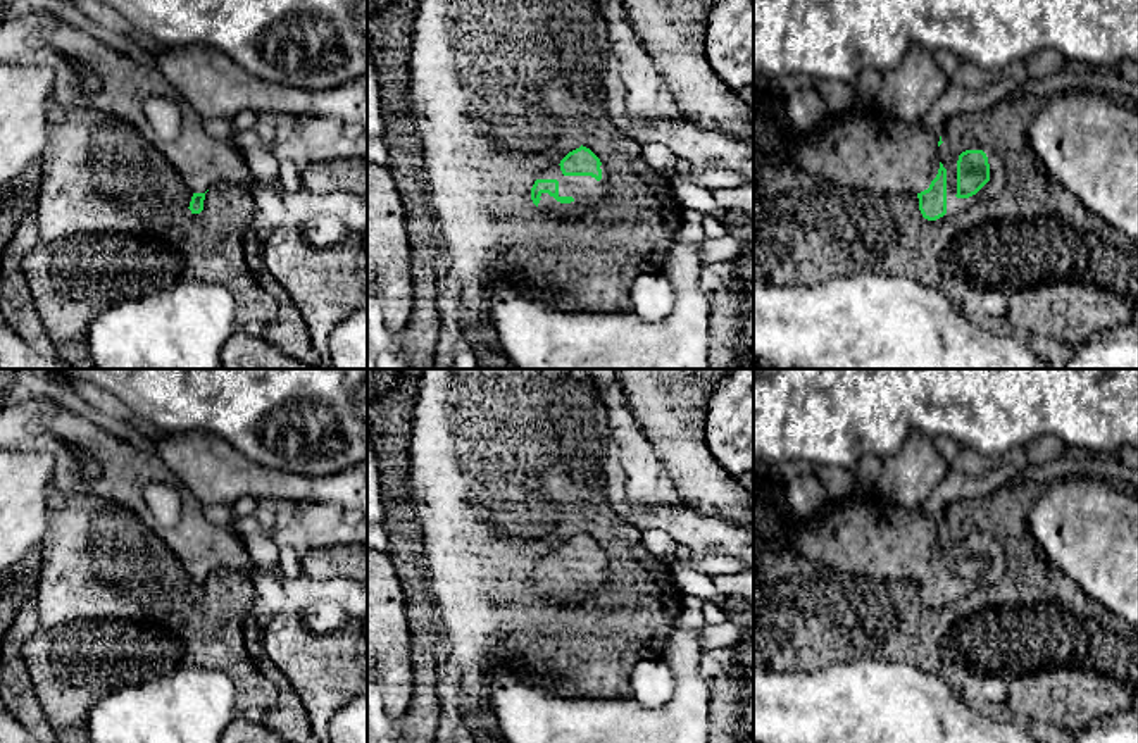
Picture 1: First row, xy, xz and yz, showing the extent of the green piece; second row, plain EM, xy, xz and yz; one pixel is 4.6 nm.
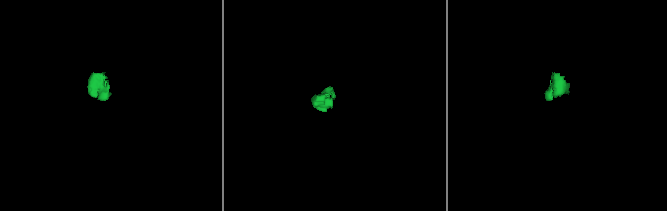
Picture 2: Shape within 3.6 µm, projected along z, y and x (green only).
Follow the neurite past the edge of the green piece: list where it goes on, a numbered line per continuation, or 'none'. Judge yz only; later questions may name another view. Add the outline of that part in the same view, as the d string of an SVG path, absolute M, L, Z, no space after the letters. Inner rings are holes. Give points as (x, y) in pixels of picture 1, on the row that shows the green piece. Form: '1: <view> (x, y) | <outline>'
1: yz (876, 152) | M852 105L840 114L828 114L816 131L814 141L798 140L798 162L807 172L838 188L912 195L928 190L940 169L941 131L924 128L921 121L902 121L879 107L864 112Z

